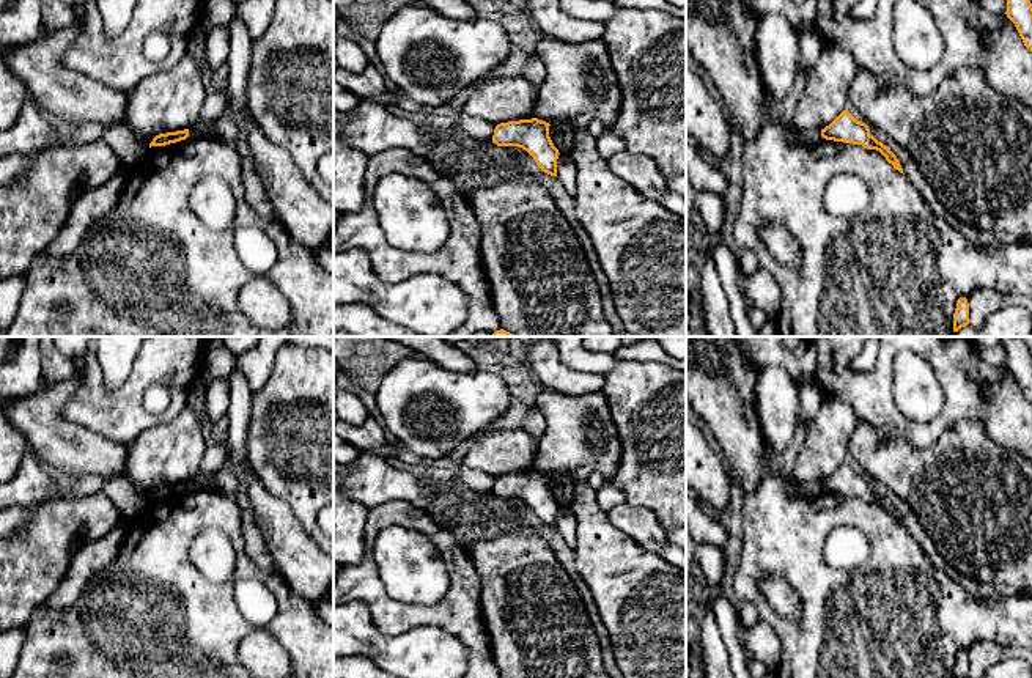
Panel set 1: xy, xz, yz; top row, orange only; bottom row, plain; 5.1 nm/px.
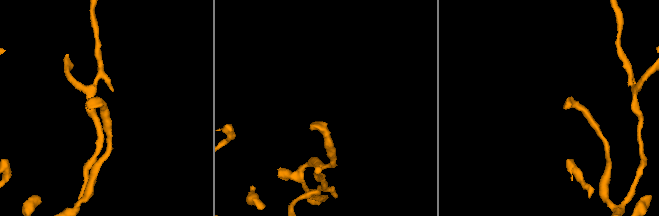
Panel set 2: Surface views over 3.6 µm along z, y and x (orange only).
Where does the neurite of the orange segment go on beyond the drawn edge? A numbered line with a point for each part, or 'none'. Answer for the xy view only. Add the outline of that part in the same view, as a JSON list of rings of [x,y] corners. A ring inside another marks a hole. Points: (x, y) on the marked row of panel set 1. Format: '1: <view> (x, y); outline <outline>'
none

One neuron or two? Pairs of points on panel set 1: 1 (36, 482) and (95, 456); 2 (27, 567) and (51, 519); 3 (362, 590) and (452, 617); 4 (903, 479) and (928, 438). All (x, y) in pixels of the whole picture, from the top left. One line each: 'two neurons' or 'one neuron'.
1: two neurons
2: one neuron
3: one neuron
4: two neurons

